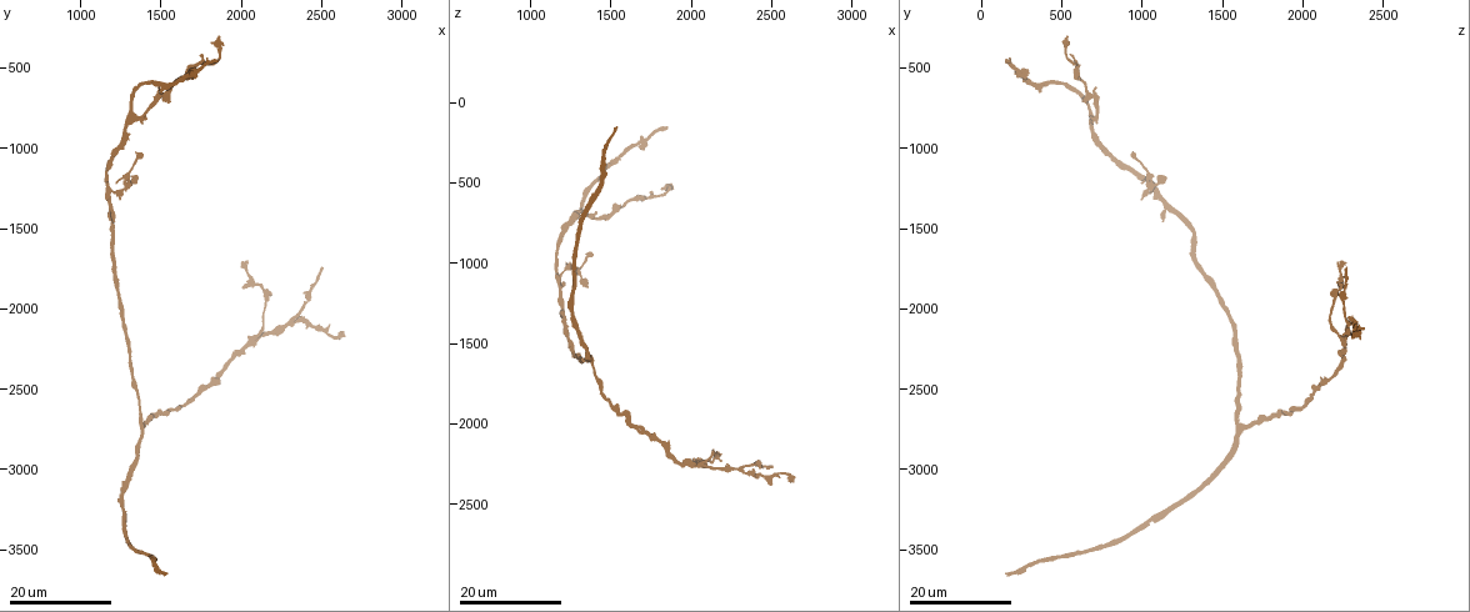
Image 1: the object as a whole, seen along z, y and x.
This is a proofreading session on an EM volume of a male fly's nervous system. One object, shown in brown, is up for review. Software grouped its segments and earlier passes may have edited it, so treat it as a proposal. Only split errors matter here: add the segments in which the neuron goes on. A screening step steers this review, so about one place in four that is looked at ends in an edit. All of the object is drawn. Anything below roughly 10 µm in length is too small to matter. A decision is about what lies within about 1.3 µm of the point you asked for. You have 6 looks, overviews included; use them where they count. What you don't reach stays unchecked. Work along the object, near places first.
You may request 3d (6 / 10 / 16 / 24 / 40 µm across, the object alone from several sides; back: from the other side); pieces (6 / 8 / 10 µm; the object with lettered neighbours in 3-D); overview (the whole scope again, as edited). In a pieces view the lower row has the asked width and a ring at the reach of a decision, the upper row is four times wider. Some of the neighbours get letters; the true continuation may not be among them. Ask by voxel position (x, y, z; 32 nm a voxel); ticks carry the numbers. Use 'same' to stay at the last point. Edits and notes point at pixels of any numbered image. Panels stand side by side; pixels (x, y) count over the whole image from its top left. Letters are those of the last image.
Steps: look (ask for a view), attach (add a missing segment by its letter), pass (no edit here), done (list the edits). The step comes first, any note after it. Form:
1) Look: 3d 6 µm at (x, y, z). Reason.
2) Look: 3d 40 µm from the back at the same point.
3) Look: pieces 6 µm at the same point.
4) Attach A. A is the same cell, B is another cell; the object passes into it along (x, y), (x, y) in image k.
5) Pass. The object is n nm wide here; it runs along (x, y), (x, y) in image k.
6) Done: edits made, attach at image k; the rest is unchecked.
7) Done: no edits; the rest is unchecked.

Look: 3d 16 µm at (2500, 1760, 2280).

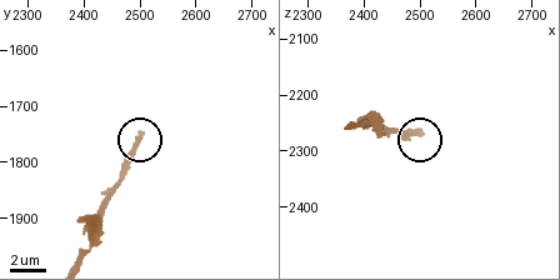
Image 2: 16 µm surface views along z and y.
Look: pieces 6 µm at (2505, 1750, 2270).

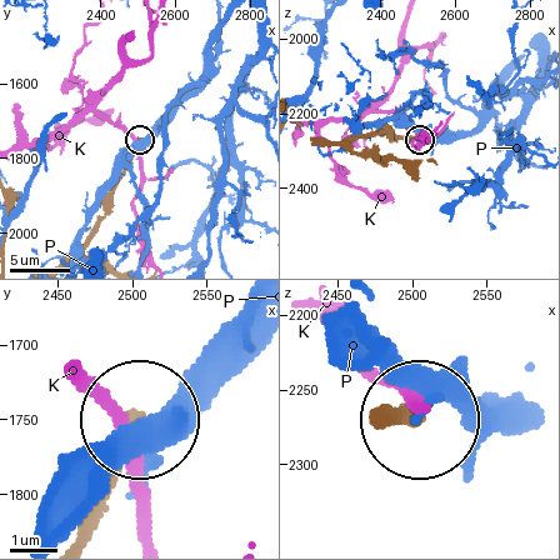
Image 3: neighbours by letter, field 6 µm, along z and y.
Pass. K and P are other cells; none of them fits.

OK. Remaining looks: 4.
Look: 3d 16 µm at (1860, 440, 160). End of a long branch.

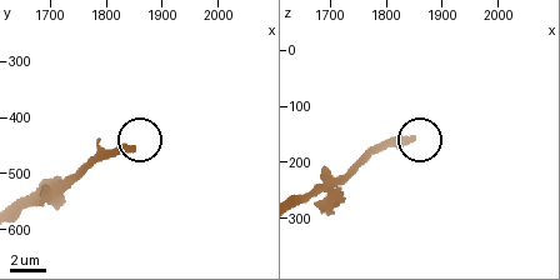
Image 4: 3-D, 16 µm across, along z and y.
Look: 3d 10 µm at (1845, 455, 160).

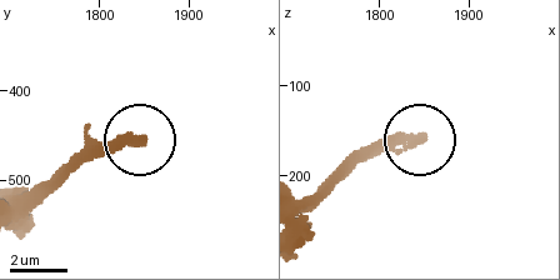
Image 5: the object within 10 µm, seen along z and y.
Look: pieces 6 µm at (1845, 455, 160). See the neighbours.

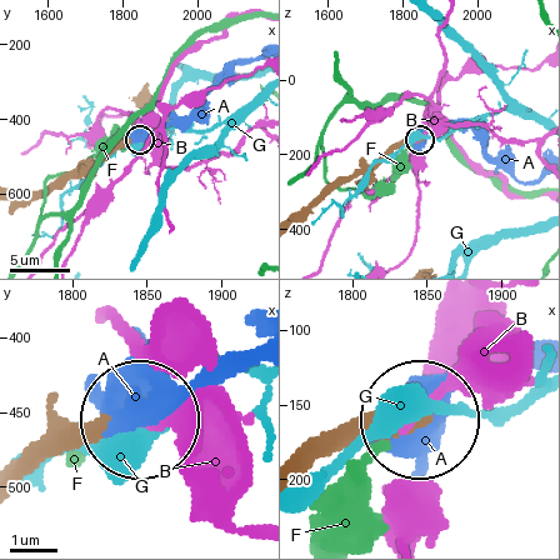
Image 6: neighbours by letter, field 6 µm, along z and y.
Attach A. A is the same cell, B, F and G are other cells; the object passes into it along (28, 451), (75, 426), (159, 411), (254, 363) in image 6; the neuron continues.

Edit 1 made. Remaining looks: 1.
Done: edits made, attach at image 6; the rest is unchecked.

